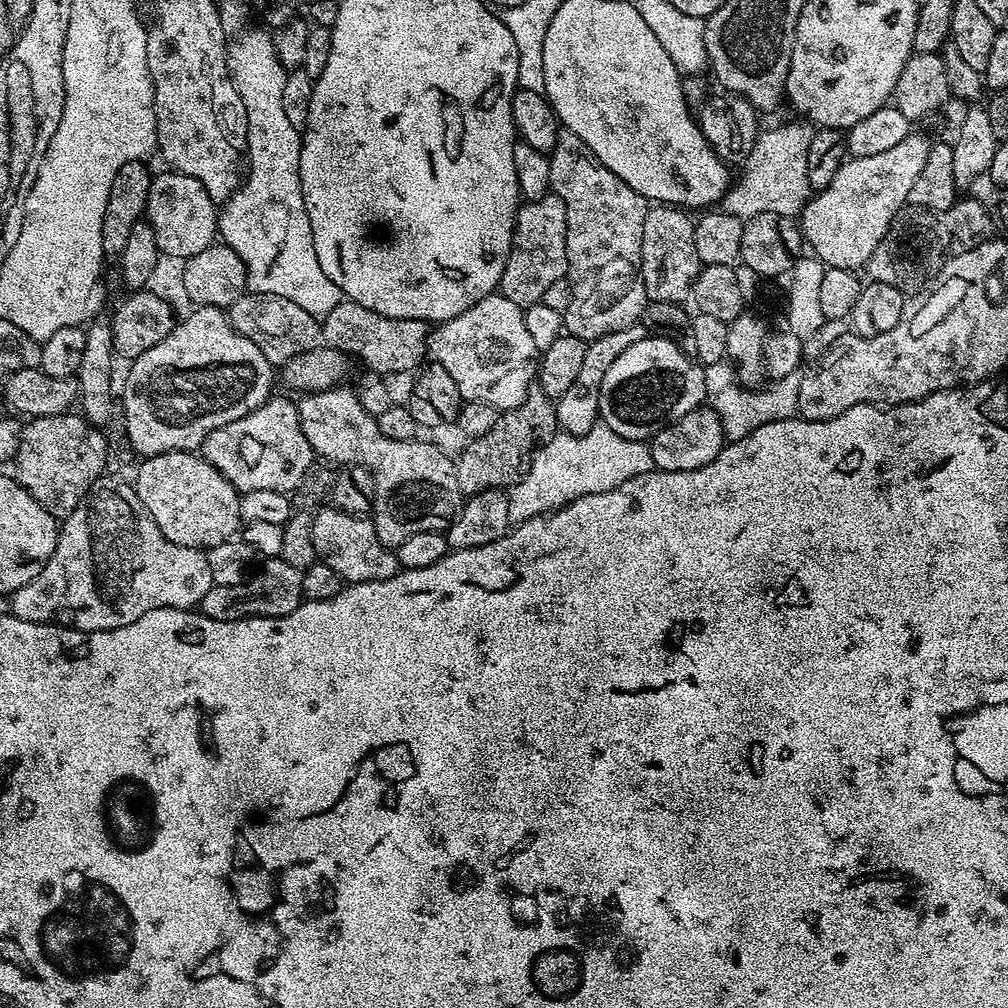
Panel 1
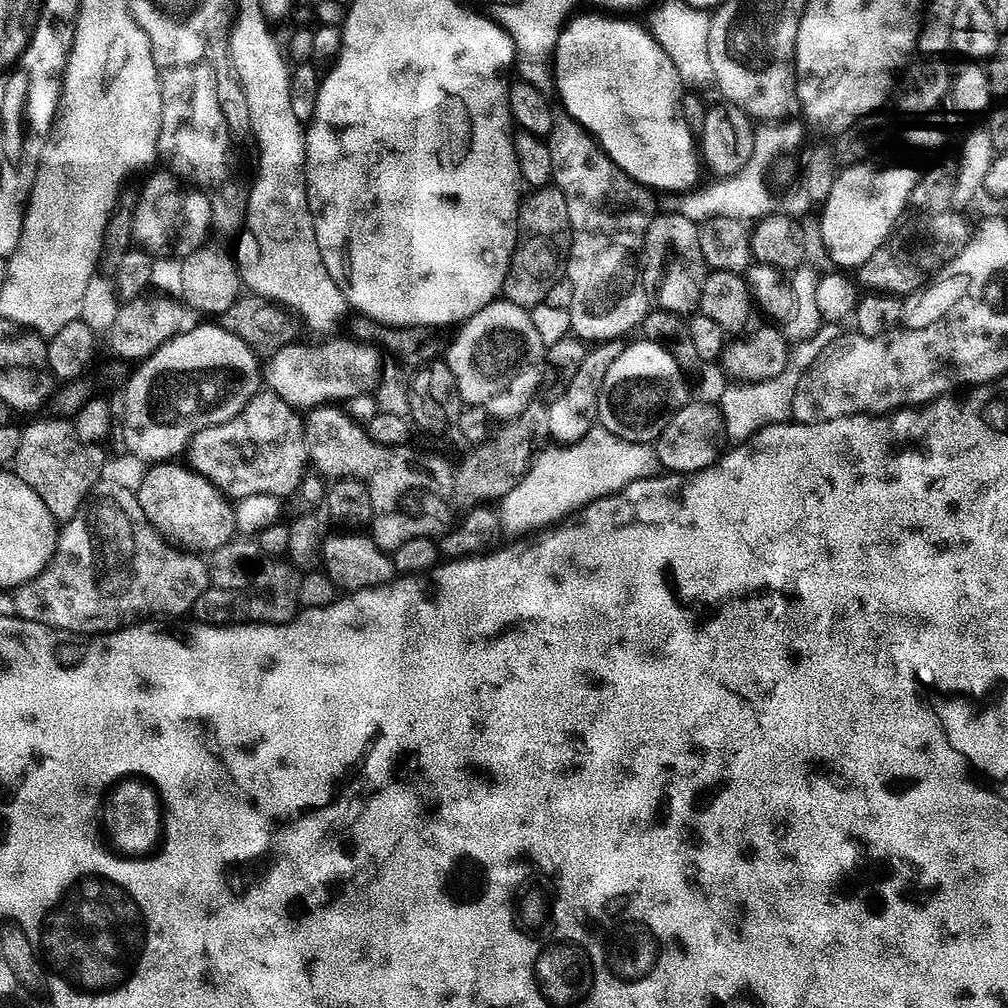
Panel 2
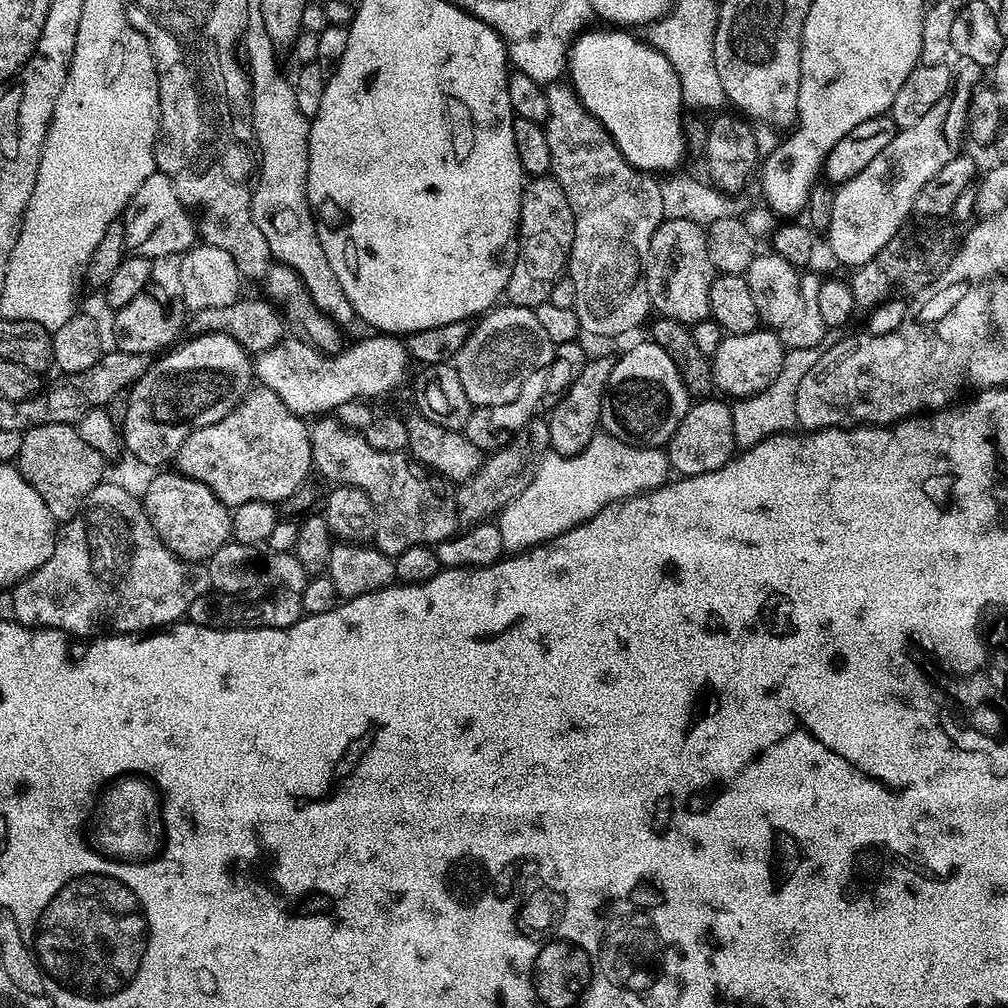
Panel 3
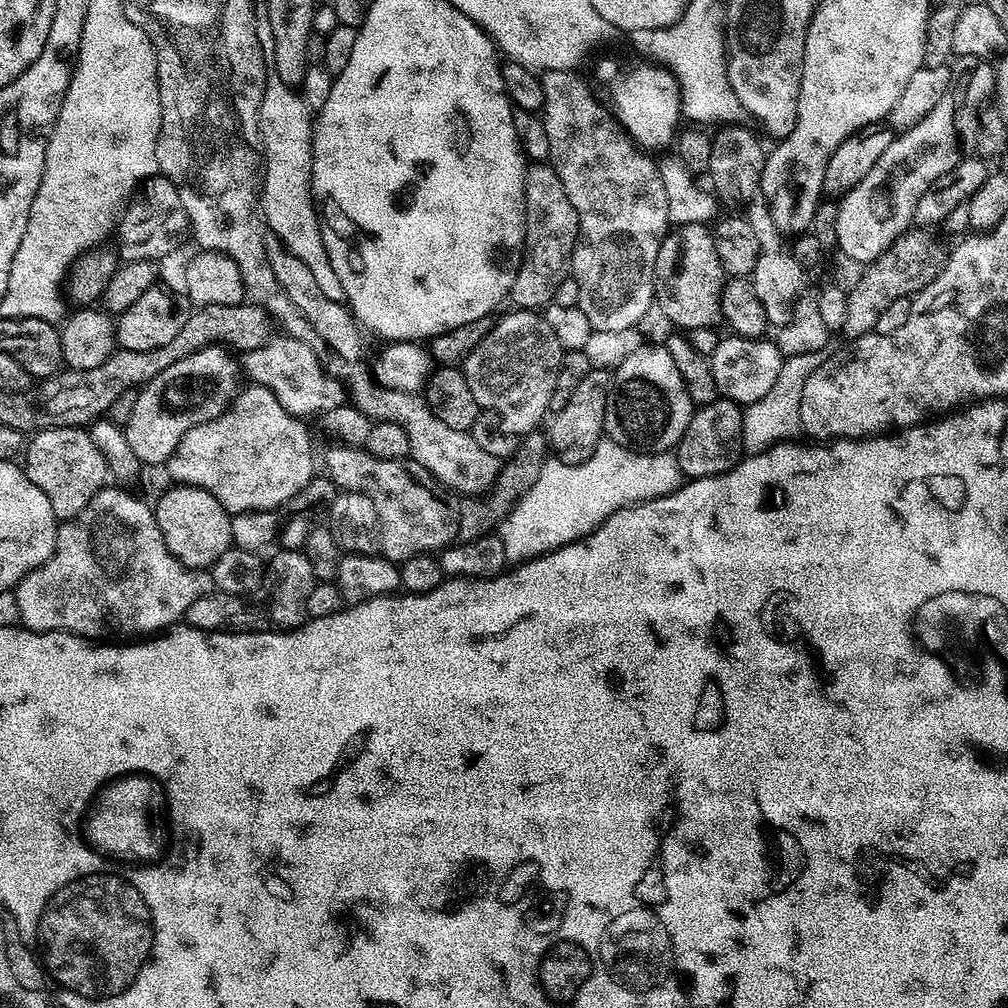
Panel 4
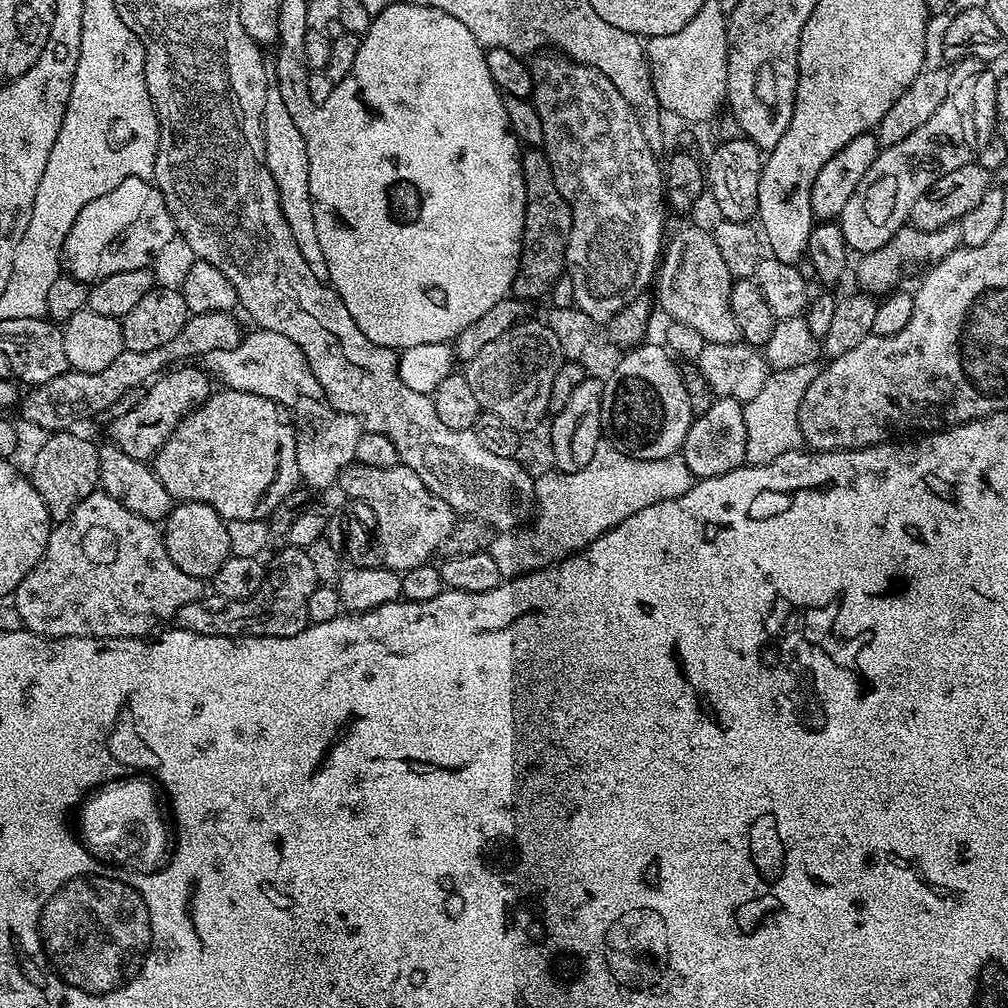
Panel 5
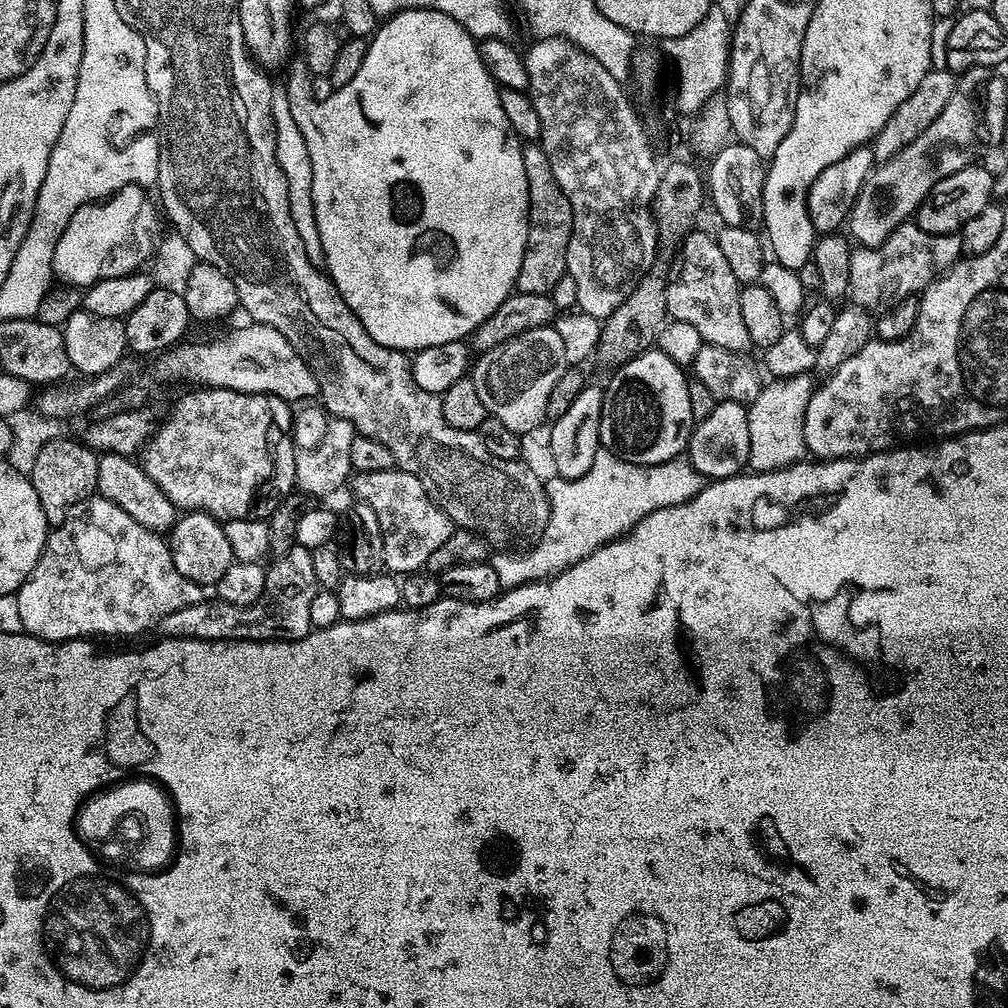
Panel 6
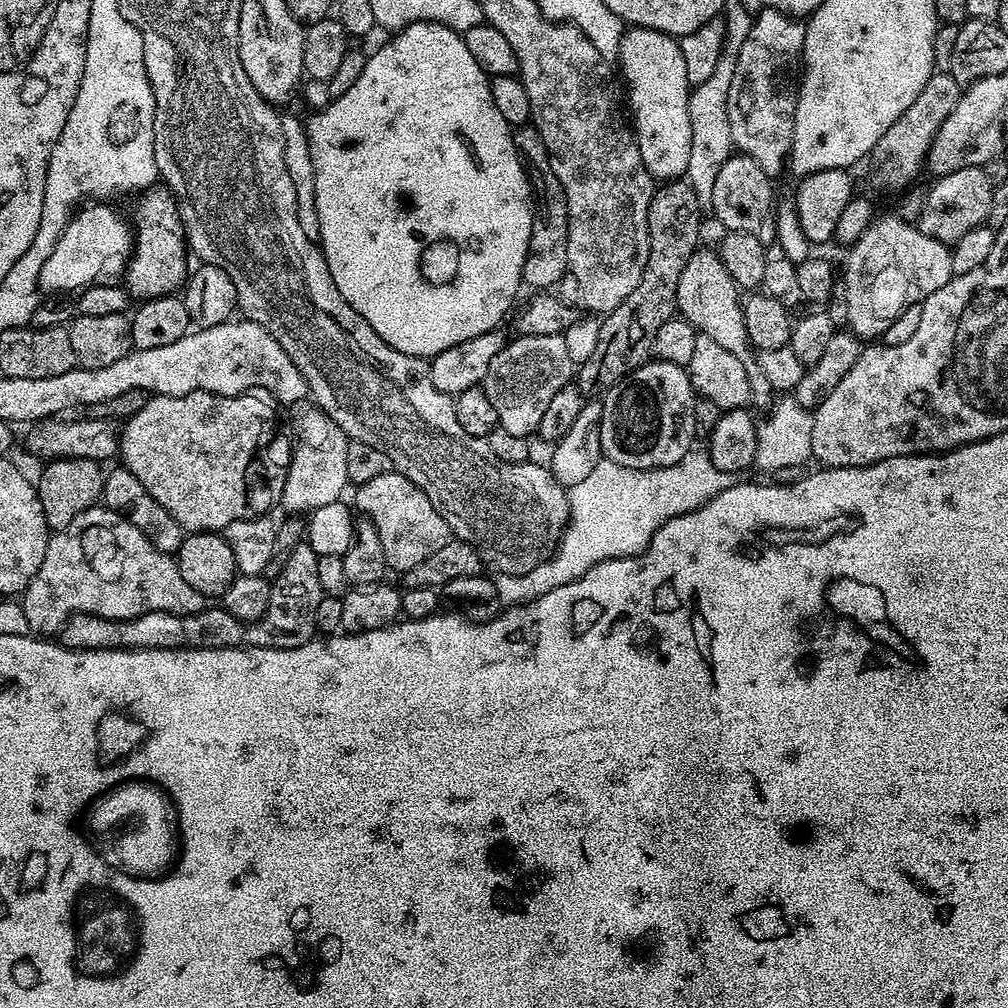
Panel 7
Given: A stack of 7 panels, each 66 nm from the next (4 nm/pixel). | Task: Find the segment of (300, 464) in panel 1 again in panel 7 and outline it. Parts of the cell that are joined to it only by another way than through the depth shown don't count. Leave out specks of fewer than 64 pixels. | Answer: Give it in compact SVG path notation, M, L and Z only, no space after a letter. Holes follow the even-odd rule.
M191 392L190 394L182 394L181 396L157 396L153 395L146 402L146 406L142 406L142 410L138 414L128 416L126 422L128 425L122 428L119 433L120 447L118 456L123 467L130 470L130 474L134 474L134 478L138 478L138 482L142 482L142 486L146 486L148 493L154 498L154 502L158 502L162 506L166 506L166 510L170 510L172 517L181 524L189 533L193 532L220 532L226 526L230 526L230 522L238 522L246 517L244 509L244 471L249 464L250 457L257 455L260 444L260 435L264 432L264 420L268 420L272 416L272 412L268 409L269 401L261 398L256 394L241 394L239 396L219 396L213 392Z

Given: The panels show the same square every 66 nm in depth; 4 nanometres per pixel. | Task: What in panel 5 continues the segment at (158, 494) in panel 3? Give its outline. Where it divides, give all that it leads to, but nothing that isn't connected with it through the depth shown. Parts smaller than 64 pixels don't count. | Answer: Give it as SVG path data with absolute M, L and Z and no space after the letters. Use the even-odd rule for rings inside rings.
M189 500L177 503L171 514L162 524L164 545L178 570L182 574L190 574L194 578L207 581L226 562L232 551L228 525L220 519L220 515L208 504L190 502Z

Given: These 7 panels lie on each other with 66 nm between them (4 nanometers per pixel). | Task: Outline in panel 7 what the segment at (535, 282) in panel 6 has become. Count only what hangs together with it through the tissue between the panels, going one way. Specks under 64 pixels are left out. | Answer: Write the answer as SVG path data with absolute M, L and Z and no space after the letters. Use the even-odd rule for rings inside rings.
M520 126L514 132L516 149L524 162L529 181L535 195L540 196L548 205L539 209L532 218L530 246L526 250L526 262L522 266L523 283L534 288L532 290L555 289L558 278L566 275L568 270L568 207L558 191L556 175L552 172L552 156L546 150L539 132L532 126Z

